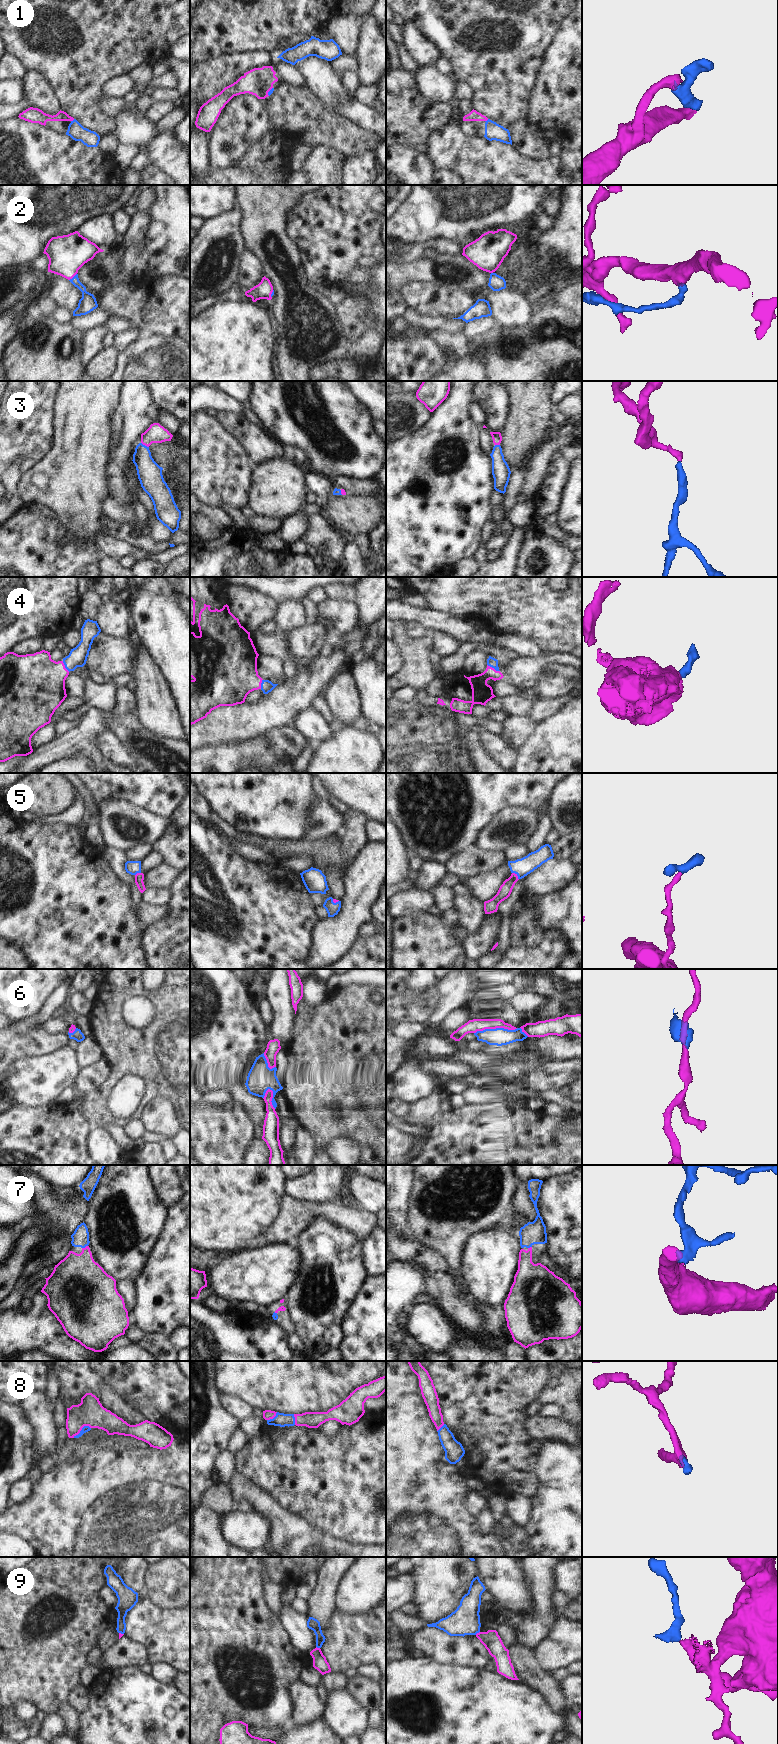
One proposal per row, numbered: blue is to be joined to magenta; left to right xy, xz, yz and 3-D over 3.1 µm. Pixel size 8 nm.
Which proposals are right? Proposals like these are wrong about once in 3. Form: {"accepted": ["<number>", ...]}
{"accepted": ["1", "2", "3", "4", "5", "7", "8"]}

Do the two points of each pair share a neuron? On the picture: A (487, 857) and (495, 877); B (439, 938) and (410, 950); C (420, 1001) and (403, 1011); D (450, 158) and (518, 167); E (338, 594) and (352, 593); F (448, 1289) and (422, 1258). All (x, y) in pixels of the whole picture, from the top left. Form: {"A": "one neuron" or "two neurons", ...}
{"A": "two neurons", "B": "one neuron", "C": "one neuron", "D": "one neuron", "E": "one neuron", "F": "one neuron"}

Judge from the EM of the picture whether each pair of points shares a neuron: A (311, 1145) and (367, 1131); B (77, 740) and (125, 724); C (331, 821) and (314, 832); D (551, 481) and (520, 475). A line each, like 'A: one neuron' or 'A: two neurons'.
A: two neurons
B: two neurons
C: one neuron
D: two neurons

